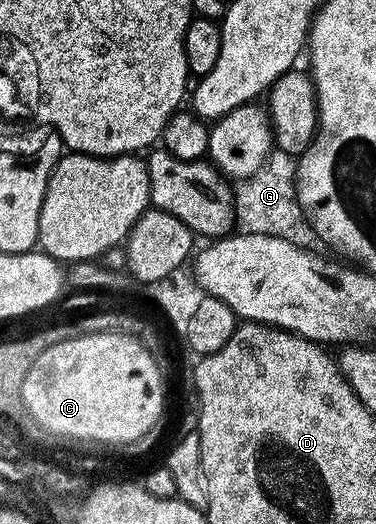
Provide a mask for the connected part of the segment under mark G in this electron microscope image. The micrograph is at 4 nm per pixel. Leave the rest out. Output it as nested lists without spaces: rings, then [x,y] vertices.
[[[280,149],[270,152],[263,166],[238,184],[234,194],[234,216],[252,235],[263,233],[264,236],[282,237],[296,247],[316,252],[322,241],[311,229],[297,201],[296,173],[296,160],[291,155]]]

